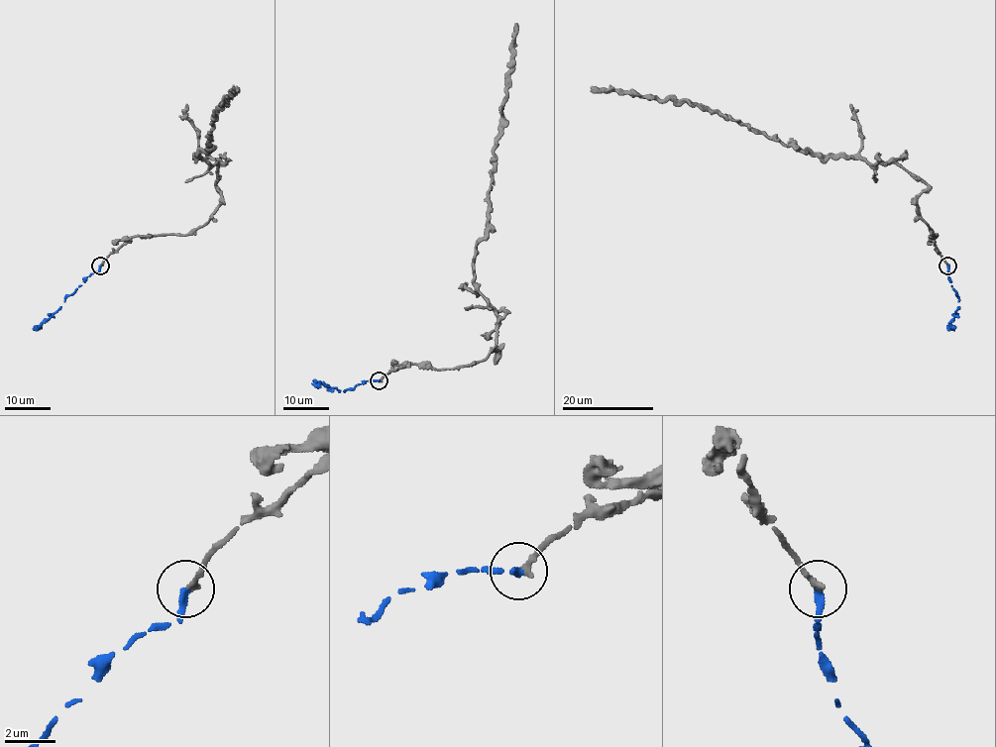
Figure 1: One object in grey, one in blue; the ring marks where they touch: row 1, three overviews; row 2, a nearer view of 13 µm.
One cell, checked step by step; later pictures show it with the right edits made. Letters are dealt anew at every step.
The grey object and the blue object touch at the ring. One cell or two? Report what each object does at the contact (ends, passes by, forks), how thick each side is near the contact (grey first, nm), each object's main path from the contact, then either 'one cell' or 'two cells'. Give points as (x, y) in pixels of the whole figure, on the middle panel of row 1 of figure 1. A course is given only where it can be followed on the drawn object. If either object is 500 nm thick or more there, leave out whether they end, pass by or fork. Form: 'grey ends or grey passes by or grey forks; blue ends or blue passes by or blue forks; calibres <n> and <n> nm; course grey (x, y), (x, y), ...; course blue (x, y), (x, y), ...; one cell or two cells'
grey ends; blue ends; calibres 240 and 260 nm; course grey (379, 380), (411, 364), (499, 357), (498, 312), (473, 258), (515, 24); course blue (379, 380), (368, 380), (345, 391), (311, 383); one cell

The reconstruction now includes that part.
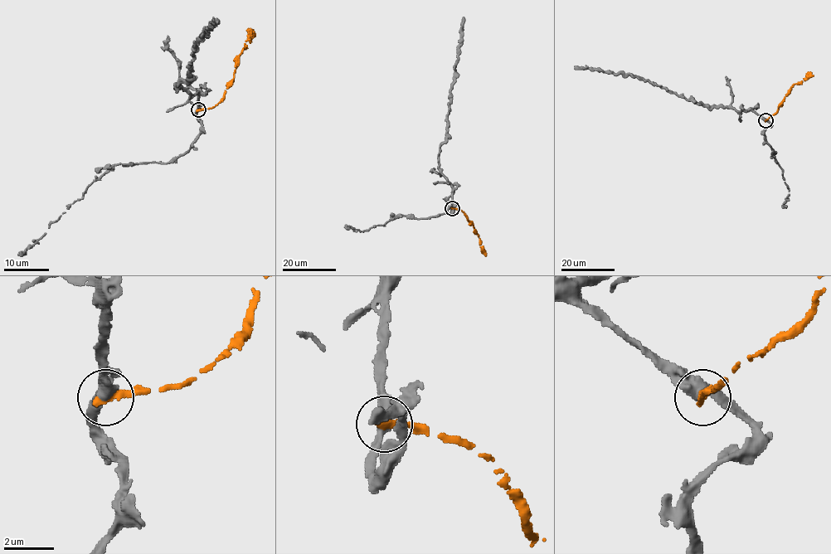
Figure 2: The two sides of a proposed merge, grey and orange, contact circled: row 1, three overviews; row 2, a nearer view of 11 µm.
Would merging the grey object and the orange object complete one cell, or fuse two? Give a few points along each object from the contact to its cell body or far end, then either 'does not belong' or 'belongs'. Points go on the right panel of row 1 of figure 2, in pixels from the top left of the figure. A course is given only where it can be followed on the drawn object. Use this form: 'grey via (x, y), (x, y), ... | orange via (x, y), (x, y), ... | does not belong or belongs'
grey via (765, 120), (750, 110), (738, 111), (725, 107), (703, 106), (634, 76), (575, 66) | orange via (765, 121), (776, 112), (794, 84), (813, 76) | does not belong

